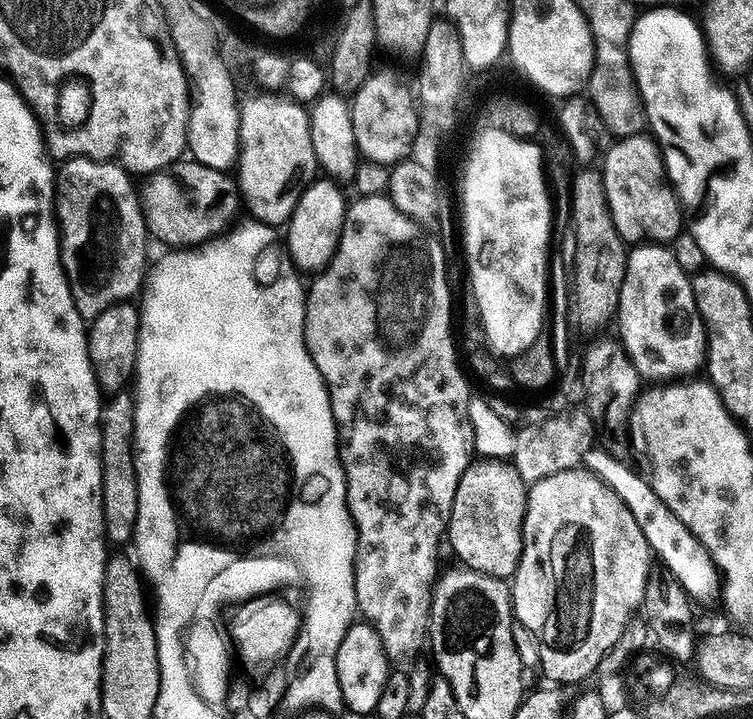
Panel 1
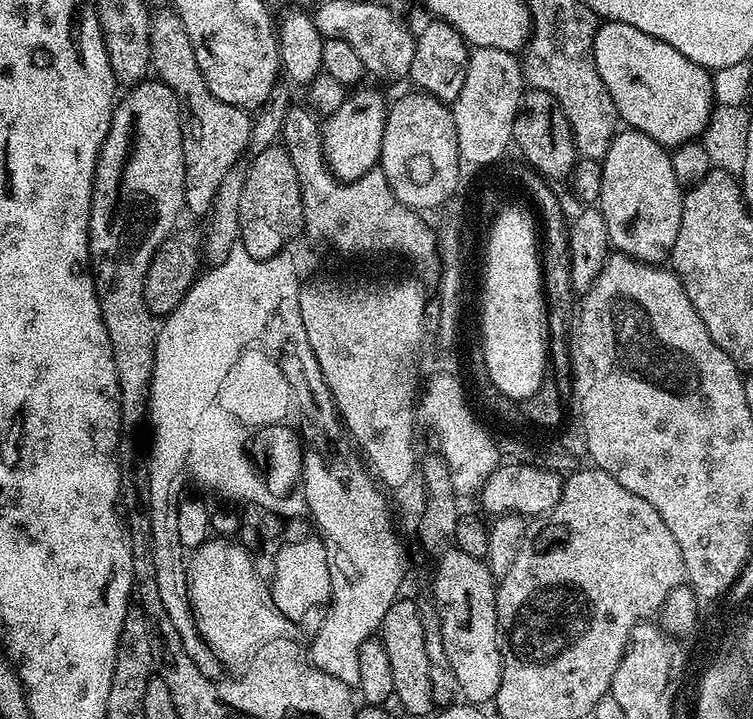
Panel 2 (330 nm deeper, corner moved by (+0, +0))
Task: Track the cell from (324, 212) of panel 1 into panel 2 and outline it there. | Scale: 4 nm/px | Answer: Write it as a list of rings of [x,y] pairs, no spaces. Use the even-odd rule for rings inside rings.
[[[357,87],[346,98],[346,102],[342,102],[342,106],[338,106],[338,110],[327,116],[322,124],[324,161],[327,162],[329,170],[345,182],[362,178],[380,163],[382,134],[389,105],[386,100],[384,104],[384,96],[378,89],[364,87]]]

